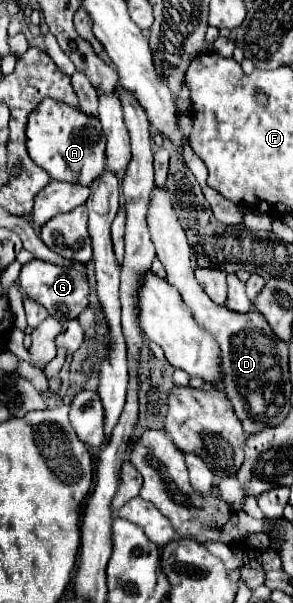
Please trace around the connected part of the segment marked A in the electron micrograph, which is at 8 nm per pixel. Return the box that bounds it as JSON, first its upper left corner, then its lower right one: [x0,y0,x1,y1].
[26,99,106,185]

